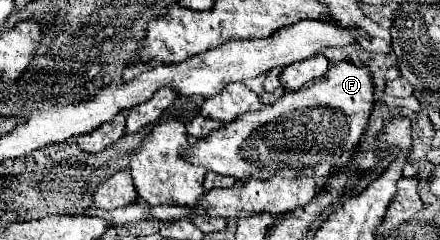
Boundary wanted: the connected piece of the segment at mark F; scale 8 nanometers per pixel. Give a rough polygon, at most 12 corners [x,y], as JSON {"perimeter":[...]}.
{"perimeter":[[352,61],[182,149],[236,179],[326,177],[358,151]]}

